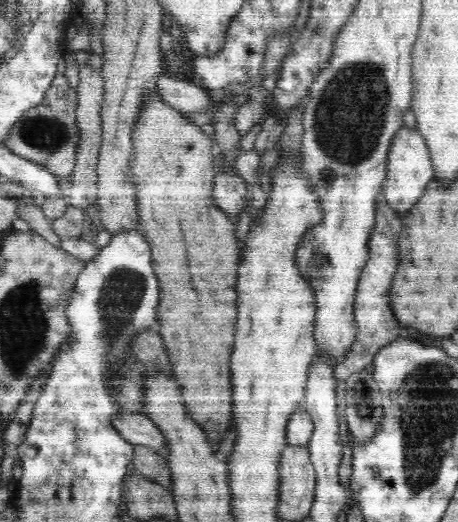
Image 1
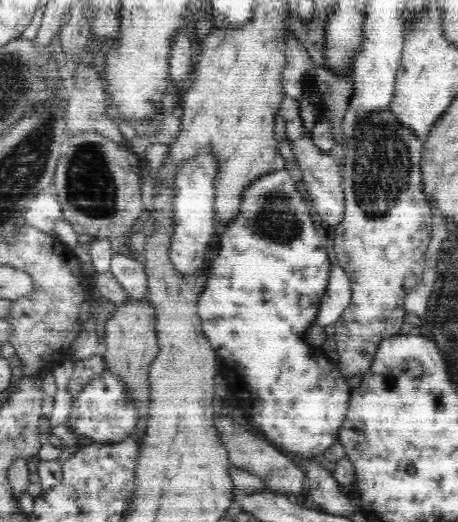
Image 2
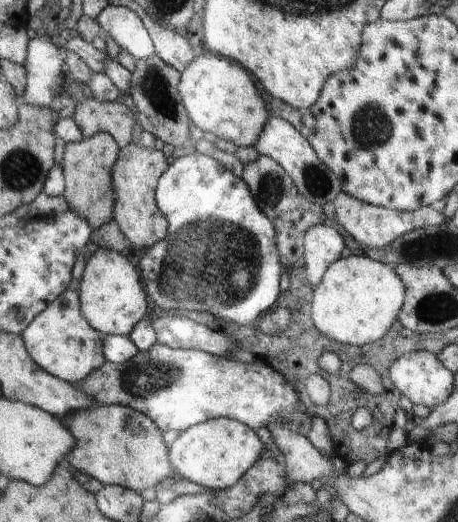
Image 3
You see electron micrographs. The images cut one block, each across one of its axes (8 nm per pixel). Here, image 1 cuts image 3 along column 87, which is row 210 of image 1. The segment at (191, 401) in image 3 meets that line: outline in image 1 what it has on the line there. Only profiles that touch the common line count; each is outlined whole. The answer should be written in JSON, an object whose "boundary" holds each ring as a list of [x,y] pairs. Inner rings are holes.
{"boundary":[[[383,195],[377,205],[377,221],[375,223],[376,226],[374,226],[374,230],[370,234],[370,257],[362,267],[354,304],[354,318],[357,319],[358,334],[356,340],[354,340],[352,349],[345,358],[345,361],[342,362],[342,366],[345,368],[347,374],[360,372],[368,364],[373,364],[378,350],[396,341],[401,329],[401,326],[398,326],[398,321],[394,320],[394,316],[390,314],[388,290],[390,290],[390,284],[393,282],[392,278],[395,278],[394,272],[398,268],[398,260],[394,260],[394,256],[396,256],[396,244],[394,244],[394,240],[396,240],[396,234],[401,232],[402,224],[400,215],[387,205]]]}

